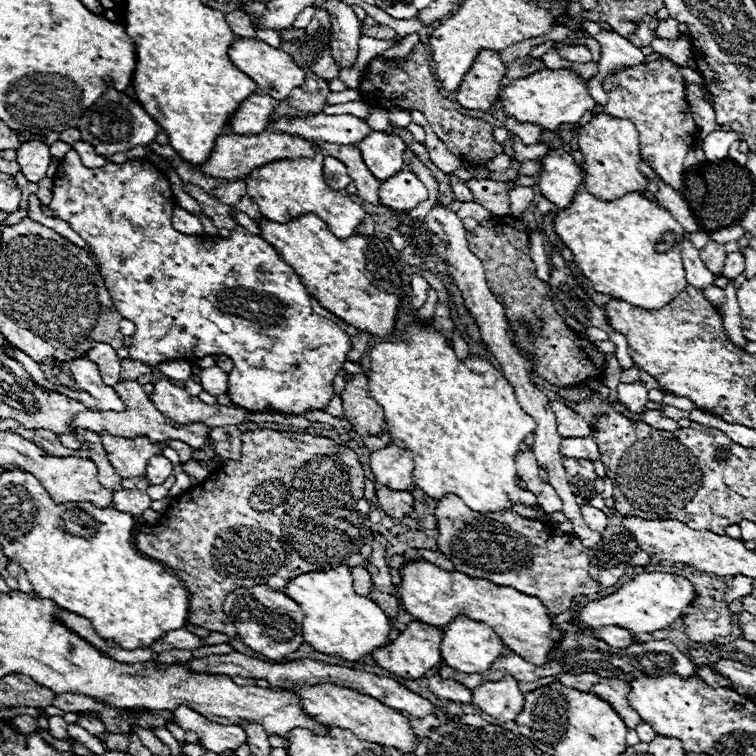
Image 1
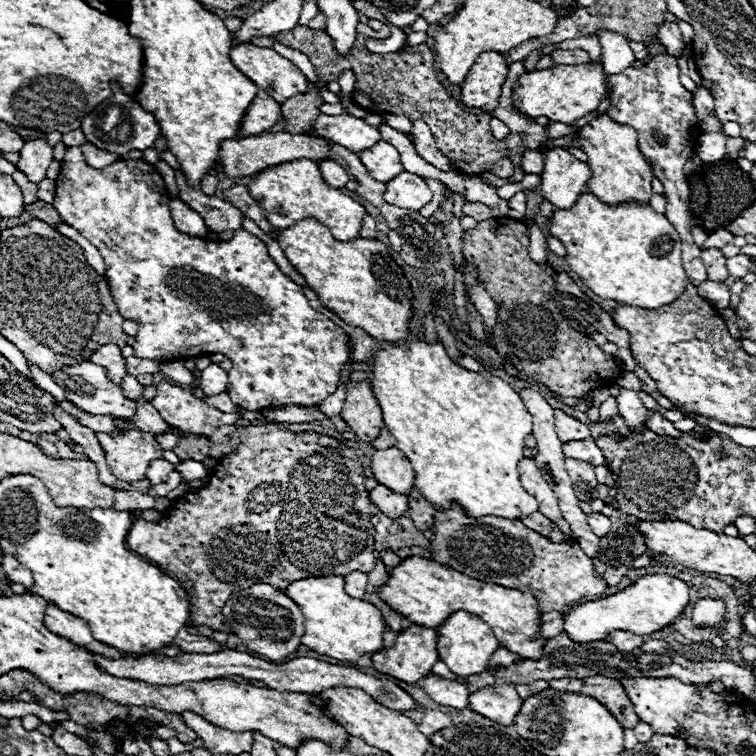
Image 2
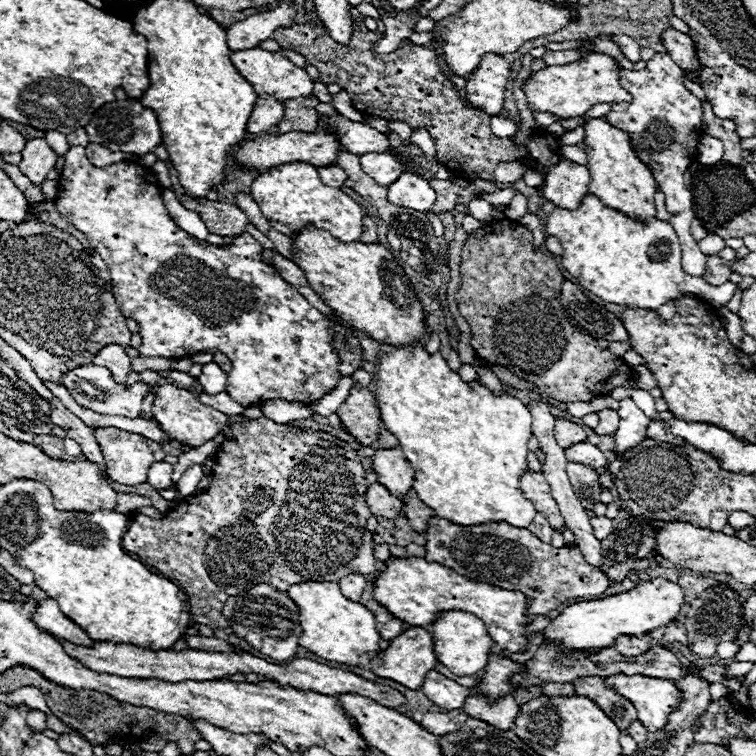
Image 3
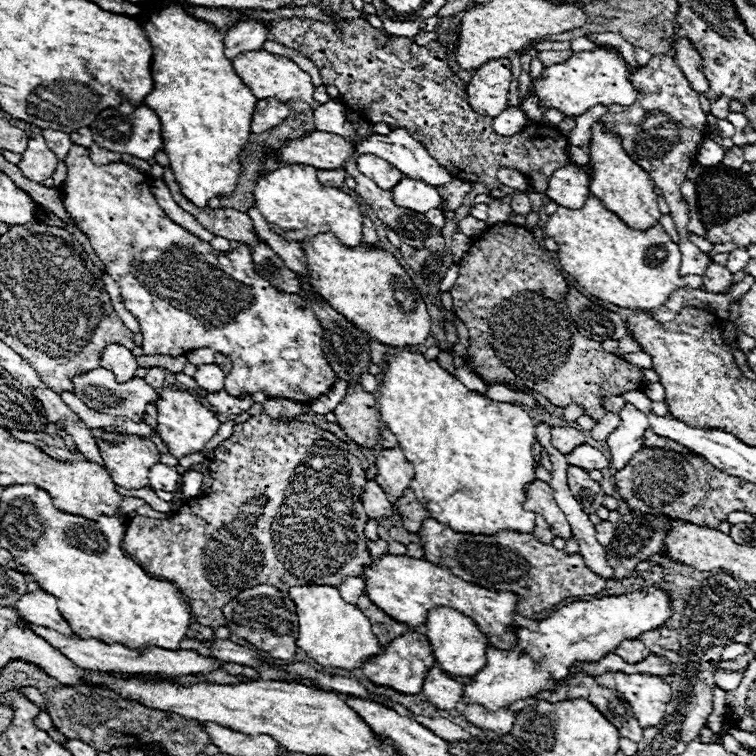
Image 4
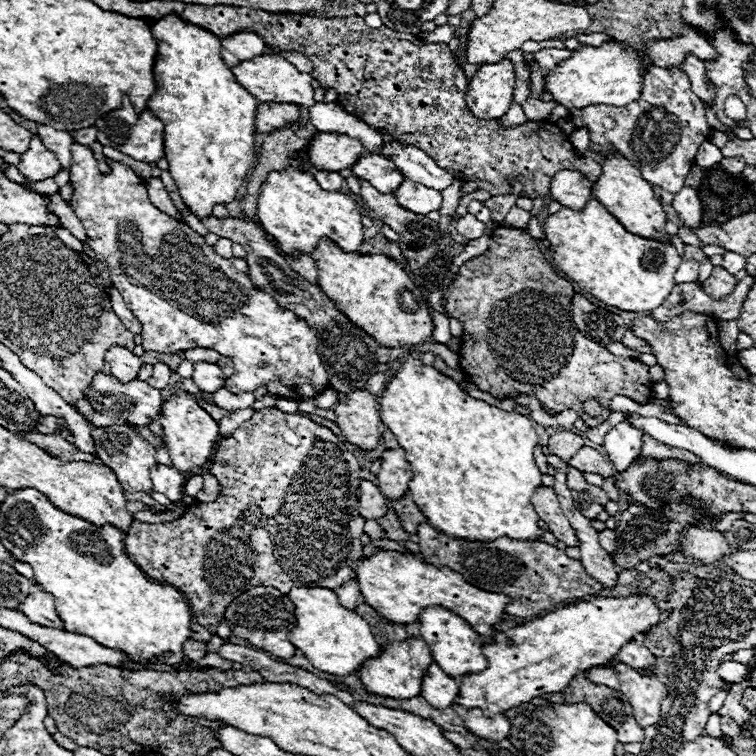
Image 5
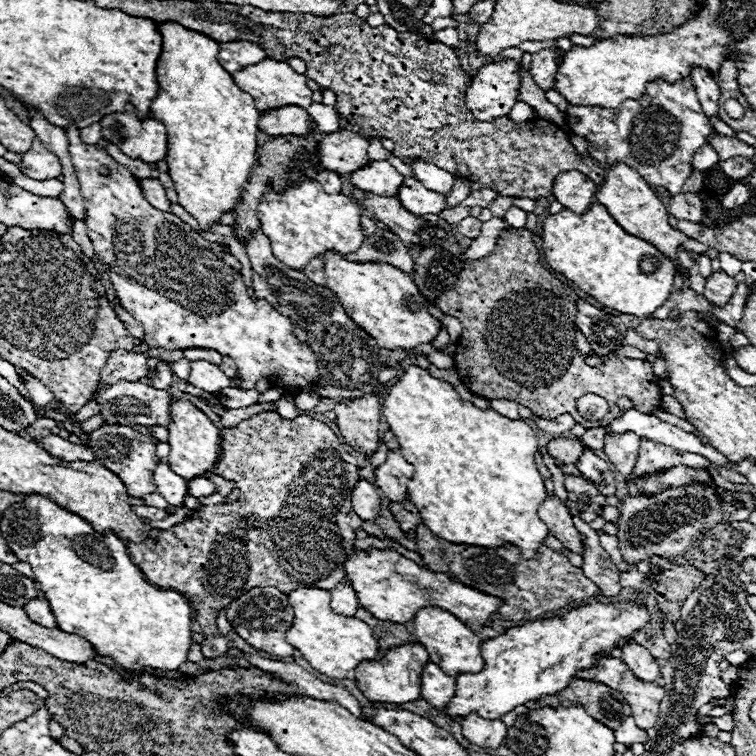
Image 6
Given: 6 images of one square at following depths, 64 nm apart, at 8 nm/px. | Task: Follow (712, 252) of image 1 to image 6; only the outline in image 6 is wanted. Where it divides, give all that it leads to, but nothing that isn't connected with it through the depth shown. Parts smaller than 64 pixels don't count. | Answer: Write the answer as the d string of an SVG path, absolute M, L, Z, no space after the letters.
M722 270L706 278L706 288L704 288L704 298L710 300L714 306L724 306L736 292L736 282L732 276L724 274Z

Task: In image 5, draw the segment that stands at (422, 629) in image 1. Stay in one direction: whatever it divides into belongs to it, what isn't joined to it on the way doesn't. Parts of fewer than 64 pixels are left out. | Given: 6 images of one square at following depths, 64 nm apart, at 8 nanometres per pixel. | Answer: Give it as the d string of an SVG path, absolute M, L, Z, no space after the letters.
M408 638L404 642L390 644L378 658L366 660L358 668L358 676L370 694L378 694L384 698L394 698L394 700L410 700L420 696L424 672L432 662L434 660L432 660L428 644L422 638Z

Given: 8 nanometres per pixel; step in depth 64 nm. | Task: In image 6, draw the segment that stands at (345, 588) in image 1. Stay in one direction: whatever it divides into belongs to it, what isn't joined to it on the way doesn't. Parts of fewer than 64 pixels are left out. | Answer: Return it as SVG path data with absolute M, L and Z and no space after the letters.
M298 588L288 594L288 602L294 608L292 628L286 632L286 640L300 650L302 658L320 674L328 678L348 678L348 674L362 660L378 658L378 644L368 624L358 618L344 618L330 610L330 594L322 588Z

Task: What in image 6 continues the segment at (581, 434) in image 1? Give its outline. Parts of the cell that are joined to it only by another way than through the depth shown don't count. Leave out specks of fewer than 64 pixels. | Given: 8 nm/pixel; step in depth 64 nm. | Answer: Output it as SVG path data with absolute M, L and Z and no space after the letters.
M554 438L546 446L548 454L564 464L574 464L582 456L582 442L578 438Z

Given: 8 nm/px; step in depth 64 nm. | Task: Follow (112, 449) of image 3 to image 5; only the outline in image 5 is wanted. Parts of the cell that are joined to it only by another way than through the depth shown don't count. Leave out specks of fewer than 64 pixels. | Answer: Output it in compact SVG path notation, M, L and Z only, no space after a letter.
M104 426L104 428L92 428L92 438L96 446L96 456L102 460L104 466L114 470L118 482L122 482L122 488L126 492L152 492L152 478L150 470L156 466L156 450L150 442L146 442L136 430L128 426Z

